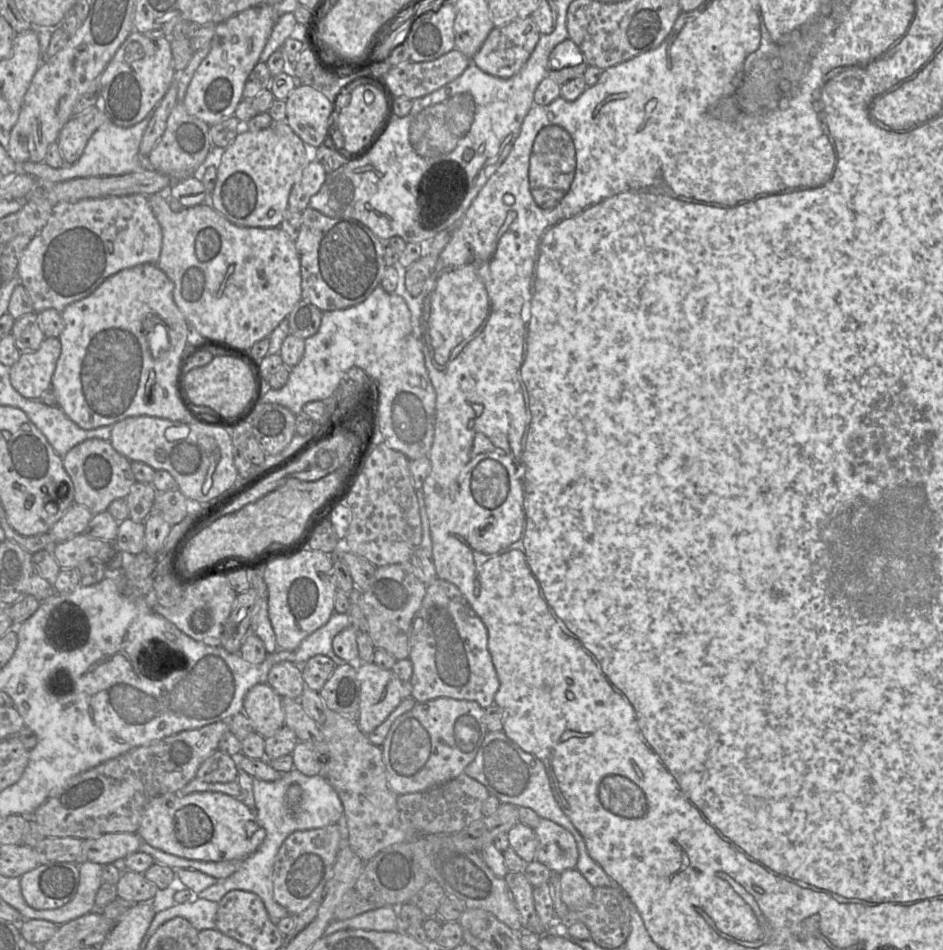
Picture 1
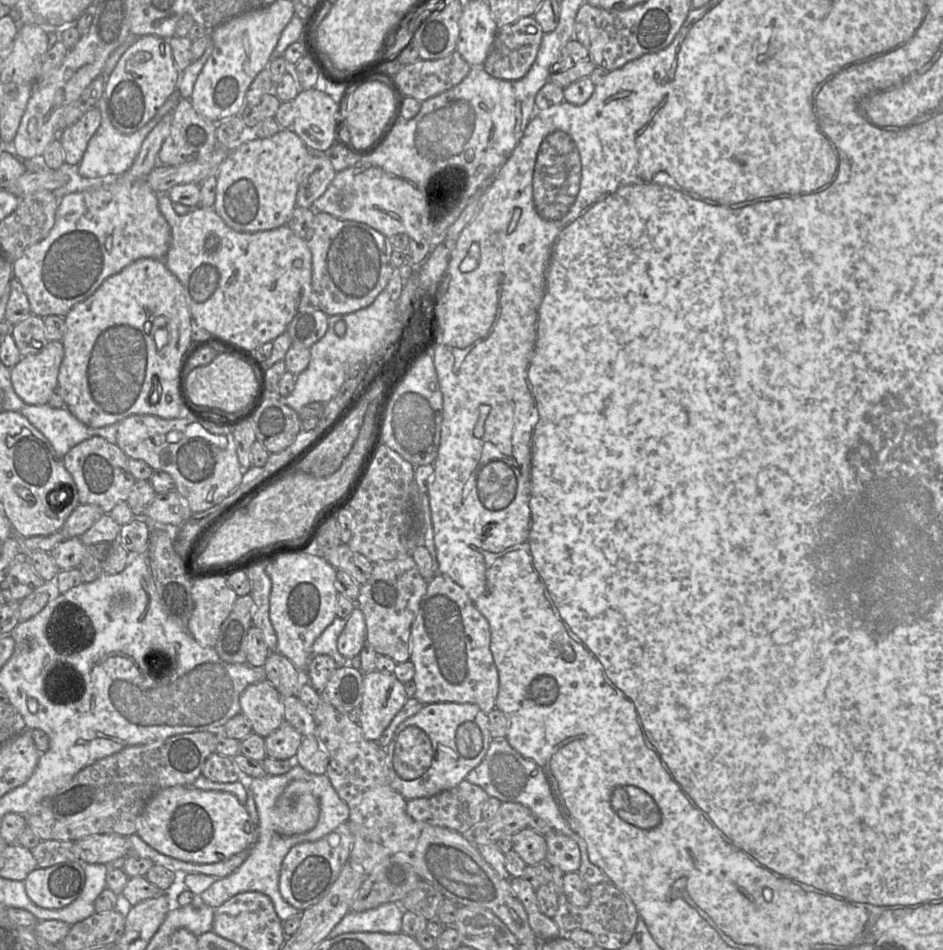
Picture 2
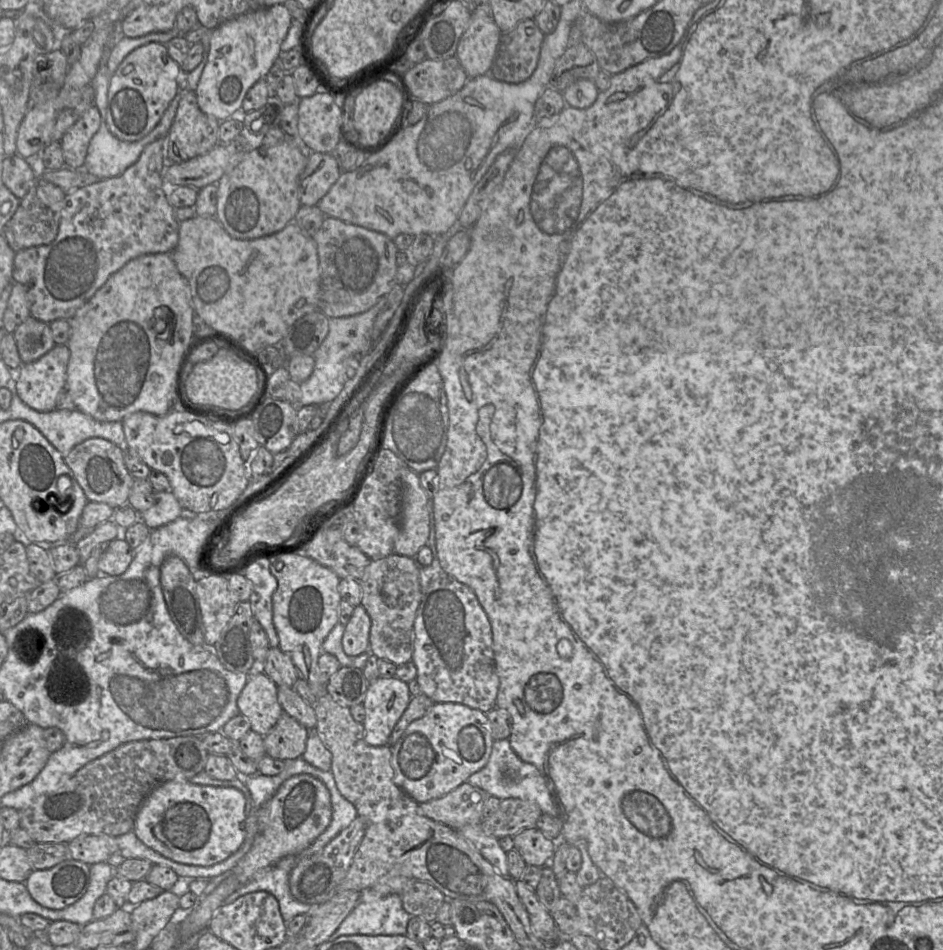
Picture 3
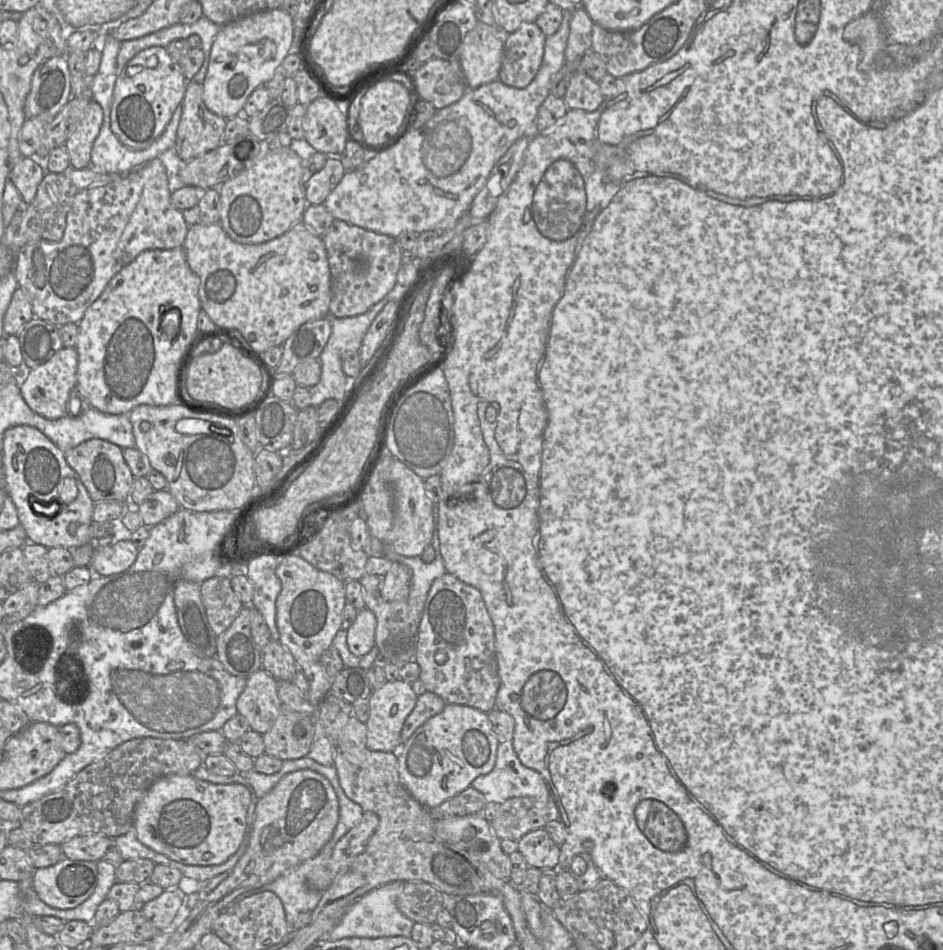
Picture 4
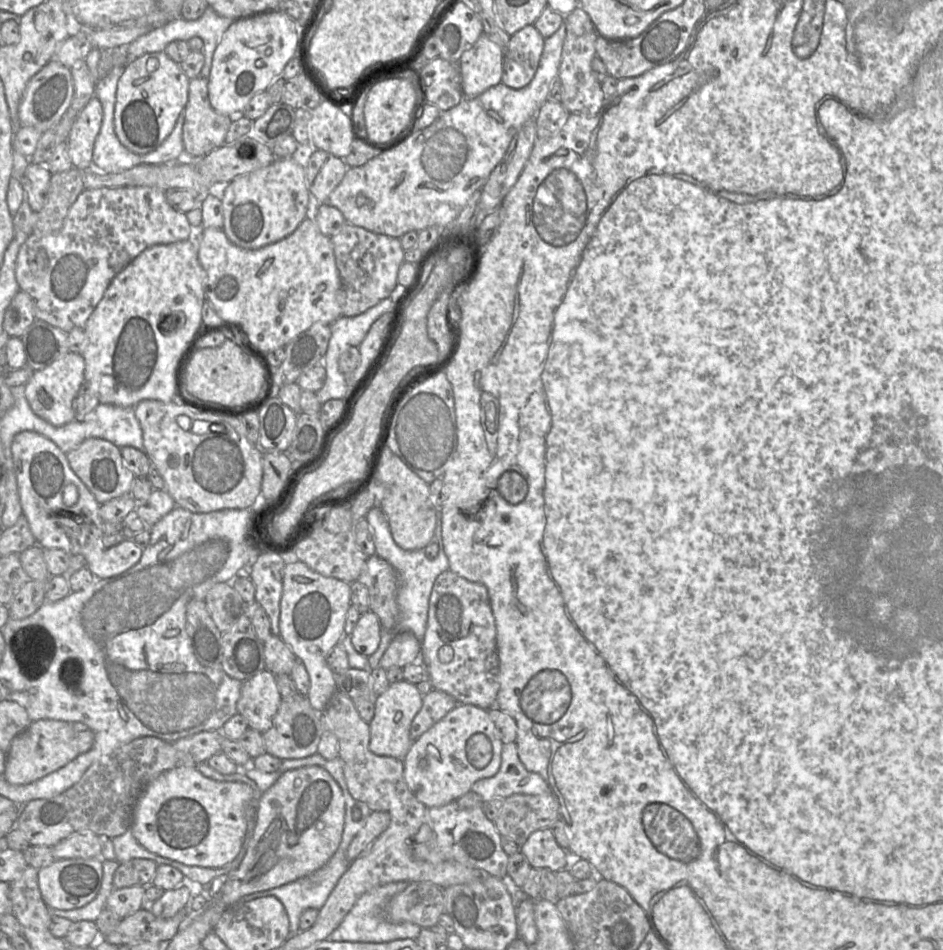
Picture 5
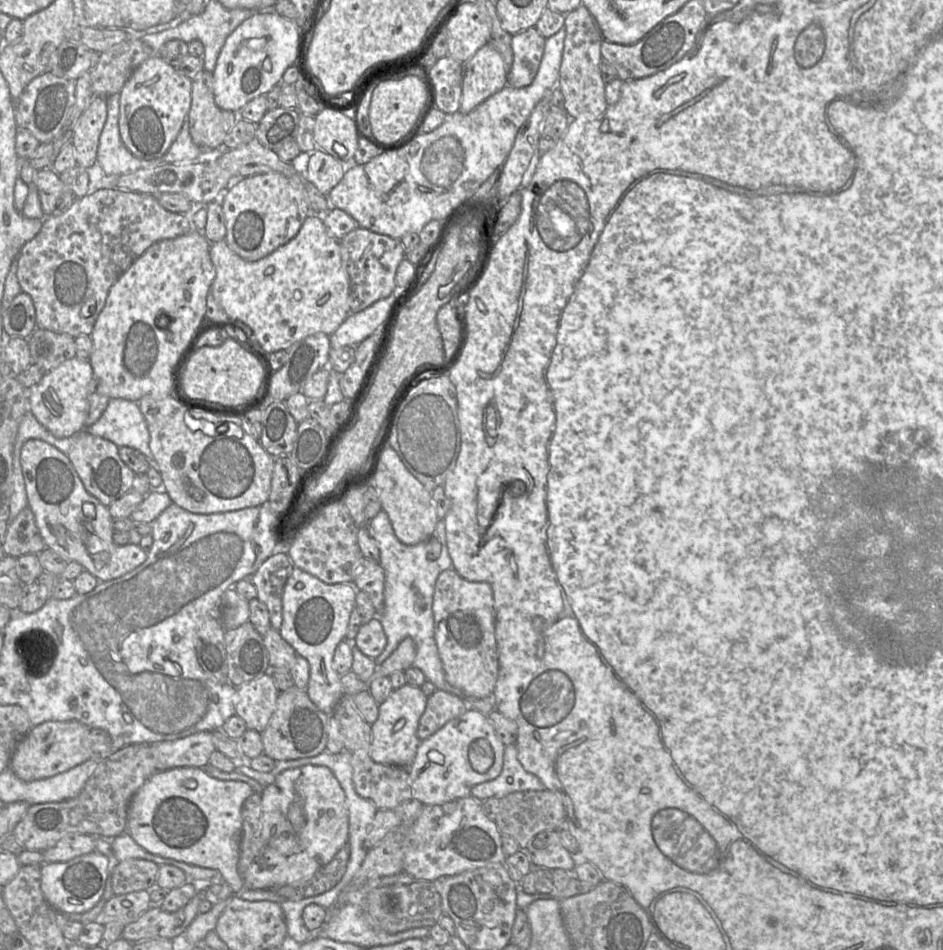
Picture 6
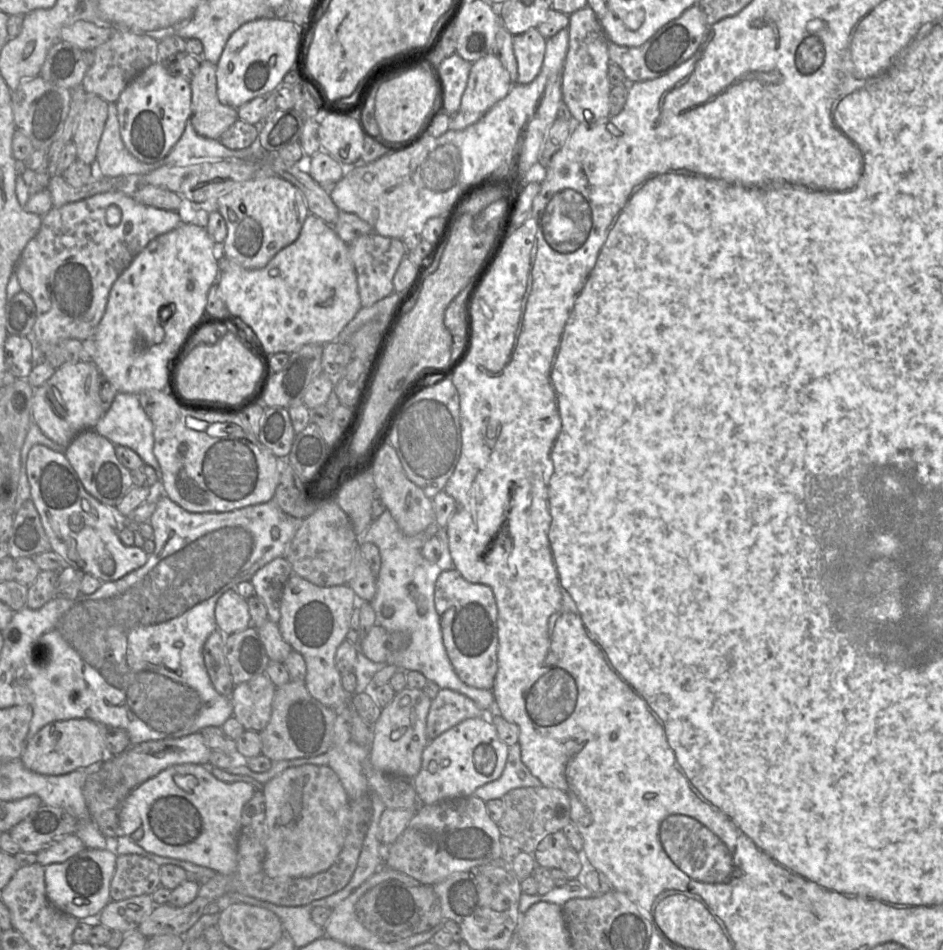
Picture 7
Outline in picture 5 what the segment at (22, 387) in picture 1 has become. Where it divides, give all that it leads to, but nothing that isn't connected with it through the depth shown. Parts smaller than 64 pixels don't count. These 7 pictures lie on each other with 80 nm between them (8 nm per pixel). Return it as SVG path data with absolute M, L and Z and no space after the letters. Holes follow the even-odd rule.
M69 351L44 369L33 373L25 385L25 396L32 411L54 426L75 420L73 401L84 387L85 361L80 353Z

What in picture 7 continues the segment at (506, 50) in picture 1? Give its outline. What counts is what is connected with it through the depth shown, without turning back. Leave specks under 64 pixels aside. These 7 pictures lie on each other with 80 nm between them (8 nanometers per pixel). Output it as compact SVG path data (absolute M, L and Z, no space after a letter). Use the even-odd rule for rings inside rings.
M537 28L513 35L513 49L517 60L517 83L528 84L539 74L544 60L546 39Z

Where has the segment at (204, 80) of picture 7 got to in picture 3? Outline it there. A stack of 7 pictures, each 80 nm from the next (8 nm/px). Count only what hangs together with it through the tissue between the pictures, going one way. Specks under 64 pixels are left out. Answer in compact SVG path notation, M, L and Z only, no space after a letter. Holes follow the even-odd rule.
M184 90L175 118L167 134L168 160L177 164L208 153L219 143L219 125L219 120L200 109L196 92Z

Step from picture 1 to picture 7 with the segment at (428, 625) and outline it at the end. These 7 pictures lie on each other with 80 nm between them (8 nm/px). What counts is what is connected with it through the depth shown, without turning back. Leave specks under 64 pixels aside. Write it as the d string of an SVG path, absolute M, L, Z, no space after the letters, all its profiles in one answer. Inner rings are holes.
M449 569L436 580L434 602L443 644L457 676L471 687L492 689L498 672L498 608L492 589L486 584L466 580L456 569Z

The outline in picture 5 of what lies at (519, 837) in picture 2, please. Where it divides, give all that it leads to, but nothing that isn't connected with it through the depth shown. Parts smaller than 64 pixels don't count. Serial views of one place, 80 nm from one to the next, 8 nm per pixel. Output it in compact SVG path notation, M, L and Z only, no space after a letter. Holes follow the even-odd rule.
M550 828L534 831L521 845L520 852L537 869L547 868L557 872L569 869L571 862L569 852L557 843Z

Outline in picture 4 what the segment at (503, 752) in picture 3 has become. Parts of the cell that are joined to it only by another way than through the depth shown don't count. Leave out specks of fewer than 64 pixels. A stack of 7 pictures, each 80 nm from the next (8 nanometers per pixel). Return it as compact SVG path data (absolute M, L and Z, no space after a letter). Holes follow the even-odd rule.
M512 741L499 743L493 770L476 777L471 786L483 793L487 802L499 804L512 797L533 797L543 802L552 798L542 775L521 763Z

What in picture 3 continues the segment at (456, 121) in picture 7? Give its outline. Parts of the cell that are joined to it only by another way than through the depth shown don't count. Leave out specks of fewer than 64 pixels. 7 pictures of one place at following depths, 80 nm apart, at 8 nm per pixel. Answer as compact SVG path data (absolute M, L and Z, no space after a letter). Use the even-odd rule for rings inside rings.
M473 12L456 57L469 78L489 74L502 32L491 13Z

